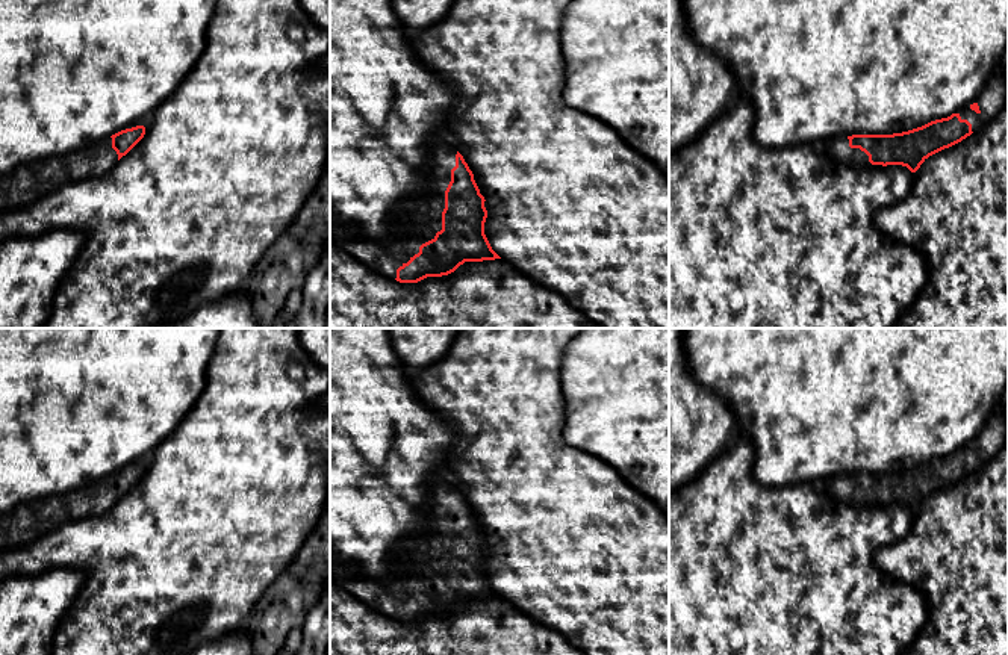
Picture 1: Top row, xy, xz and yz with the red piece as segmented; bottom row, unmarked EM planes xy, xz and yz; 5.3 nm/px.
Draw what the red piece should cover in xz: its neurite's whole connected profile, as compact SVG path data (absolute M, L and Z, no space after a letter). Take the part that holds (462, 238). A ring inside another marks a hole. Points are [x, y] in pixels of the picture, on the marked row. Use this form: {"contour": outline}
{"contour": "M448 139L437 141L430 154L430 172L422 192L406 200L394 216L392 244L372 242L354 227L338 221L330 221L330 239L384 277L400 283L418 283L427 277L448 275L465 262L501 259L484 234L487 218L484 201L463 156Z"}

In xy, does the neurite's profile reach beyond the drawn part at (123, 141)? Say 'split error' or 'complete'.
split error

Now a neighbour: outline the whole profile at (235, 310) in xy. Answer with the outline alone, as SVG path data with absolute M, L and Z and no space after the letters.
M242 287L233 295L198 307L188 318L156 328L262 328Z

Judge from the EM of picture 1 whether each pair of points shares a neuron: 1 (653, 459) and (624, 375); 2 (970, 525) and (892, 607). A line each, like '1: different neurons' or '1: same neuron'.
1: same neuron
2: different neurons

